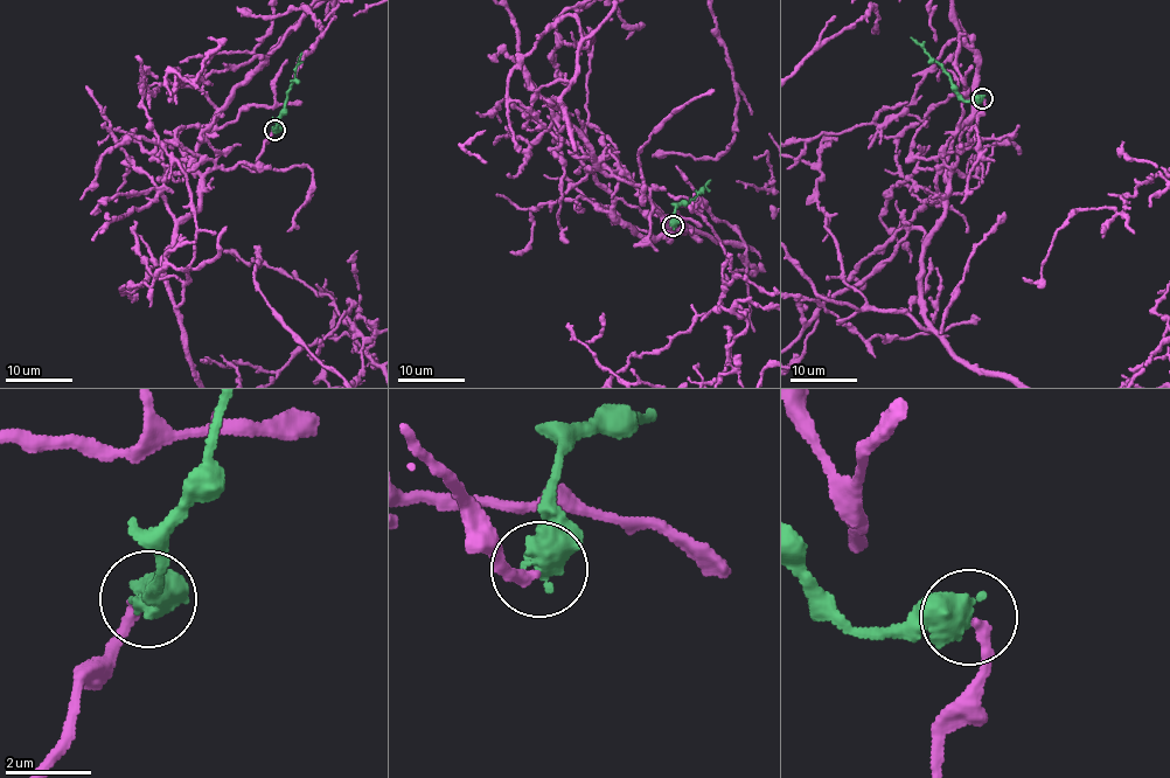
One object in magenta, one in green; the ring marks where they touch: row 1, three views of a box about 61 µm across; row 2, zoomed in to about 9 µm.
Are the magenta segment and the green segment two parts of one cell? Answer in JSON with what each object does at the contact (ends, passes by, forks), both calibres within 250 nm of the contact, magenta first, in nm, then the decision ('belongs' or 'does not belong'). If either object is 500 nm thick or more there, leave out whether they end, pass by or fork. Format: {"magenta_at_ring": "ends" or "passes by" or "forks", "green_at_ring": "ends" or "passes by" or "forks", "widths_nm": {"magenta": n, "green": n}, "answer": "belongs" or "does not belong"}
{"widths_nm": {"magenta": 260, "green": 700}, "answer": "does not belong"}

